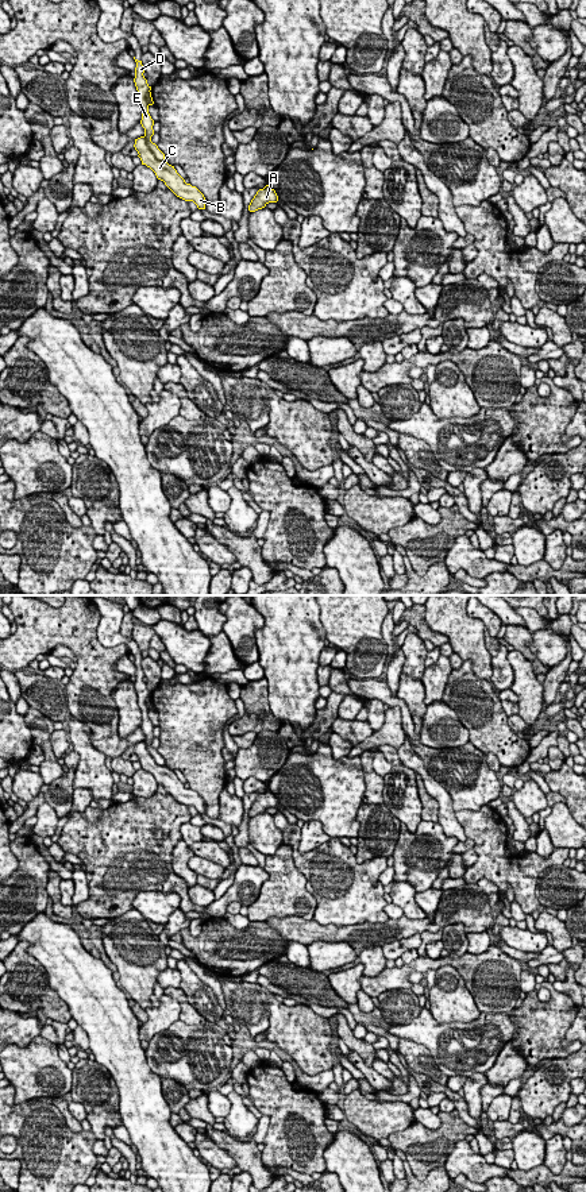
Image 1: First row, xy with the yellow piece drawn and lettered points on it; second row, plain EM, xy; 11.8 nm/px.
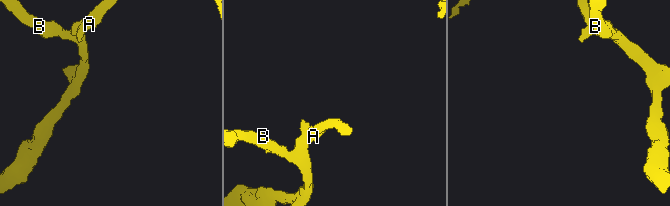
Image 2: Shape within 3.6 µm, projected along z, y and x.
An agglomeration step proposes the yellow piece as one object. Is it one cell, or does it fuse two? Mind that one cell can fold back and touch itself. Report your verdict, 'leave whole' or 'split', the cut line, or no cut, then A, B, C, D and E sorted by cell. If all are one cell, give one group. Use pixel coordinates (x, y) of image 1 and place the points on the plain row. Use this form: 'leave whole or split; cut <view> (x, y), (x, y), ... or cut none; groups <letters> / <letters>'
split; cut xy (142, 741), (151, 757), (164, 766); groups A B C / D E

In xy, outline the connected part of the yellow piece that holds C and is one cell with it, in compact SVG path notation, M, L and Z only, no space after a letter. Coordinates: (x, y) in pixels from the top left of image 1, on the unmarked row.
M143 741L135 744L134 752L139 759L138 761L140 763L142 769L150 772L157 783L163 786L177 802L185 806L193 806L198 814L205 814L204 799L196 791L186 788L174 771L169 769L166 765L158 765Z

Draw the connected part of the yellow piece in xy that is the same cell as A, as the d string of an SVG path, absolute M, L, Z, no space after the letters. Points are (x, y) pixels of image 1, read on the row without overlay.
M266 790L263 794L259 794L248 810L250 817L265 813L269 807L277 807L278 801L274 794Z

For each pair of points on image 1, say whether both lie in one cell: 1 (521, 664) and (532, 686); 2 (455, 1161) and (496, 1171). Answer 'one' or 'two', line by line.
1: one
2: one

